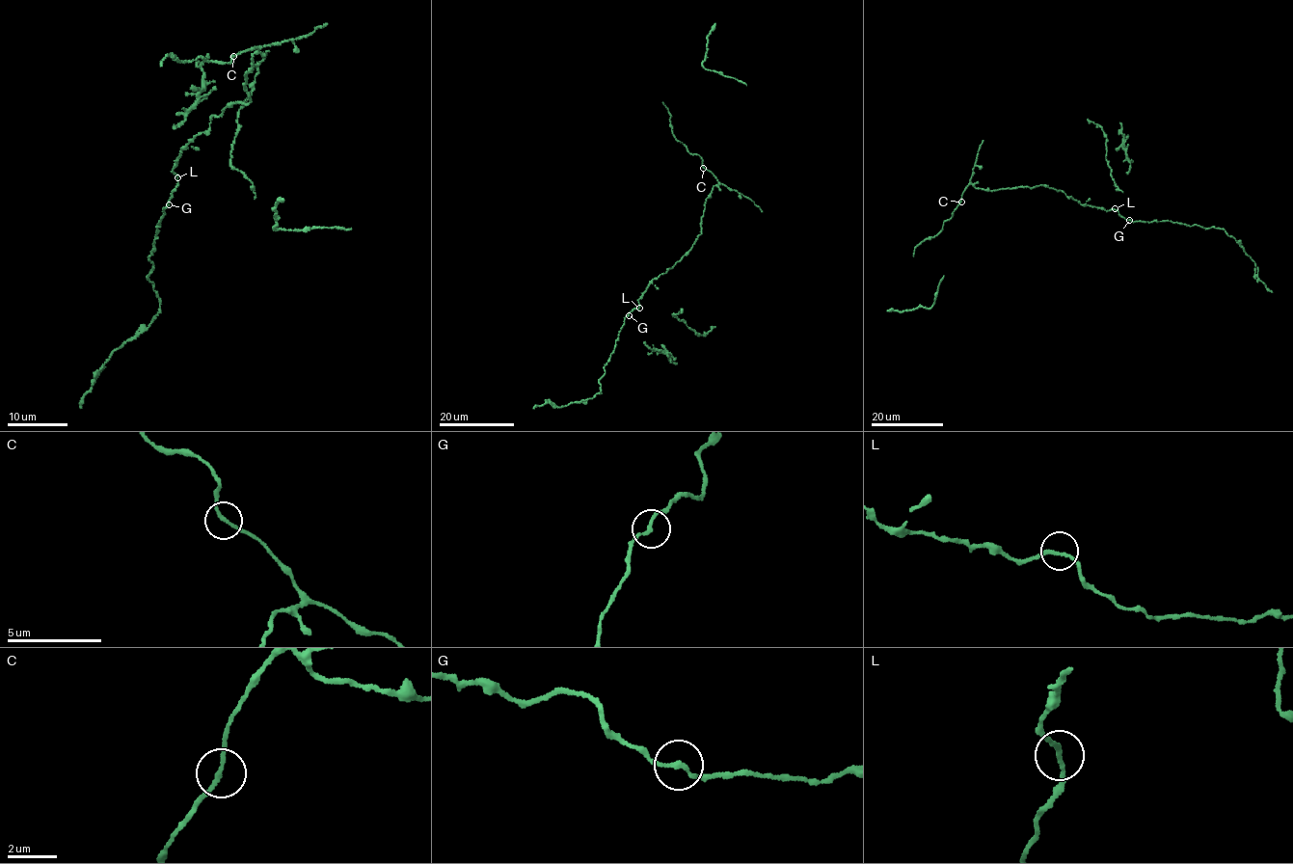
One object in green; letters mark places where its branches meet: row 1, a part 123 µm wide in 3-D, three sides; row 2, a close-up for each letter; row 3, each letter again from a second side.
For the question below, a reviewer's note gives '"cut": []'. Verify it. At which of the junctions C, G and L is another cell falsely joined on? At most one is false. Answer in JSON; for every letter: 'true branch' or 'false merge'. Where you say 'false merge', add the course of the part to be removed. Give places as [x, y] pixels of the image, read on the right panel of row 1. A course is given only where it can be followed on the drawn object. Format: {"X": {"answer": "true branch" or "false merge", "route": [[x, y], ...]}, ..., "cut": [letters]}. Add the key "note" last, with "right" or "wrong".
{"C": {"answer": "true branch"}, "G": {"answer": "true branch"}, "L": {"answer": "true branch"}, "cut": [], "note": "right"}

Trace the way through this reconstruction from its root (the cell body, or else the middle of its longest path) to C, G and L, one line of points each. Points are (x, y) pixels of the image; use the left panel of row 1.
C: (246, 87), (245, 73), (252, 67), (251, 60), (257, 49), (253, 47), (233, 56)
G: (246, 87), (250, 102), (233, 102), (213, 116), (207, 131), (182, 148), (169, 204)
L: (246, 87), (250, 102), (233, 102), (213, 116), (207, 131), (199, 132), (182, 148), (173, 171), (177, 177)

